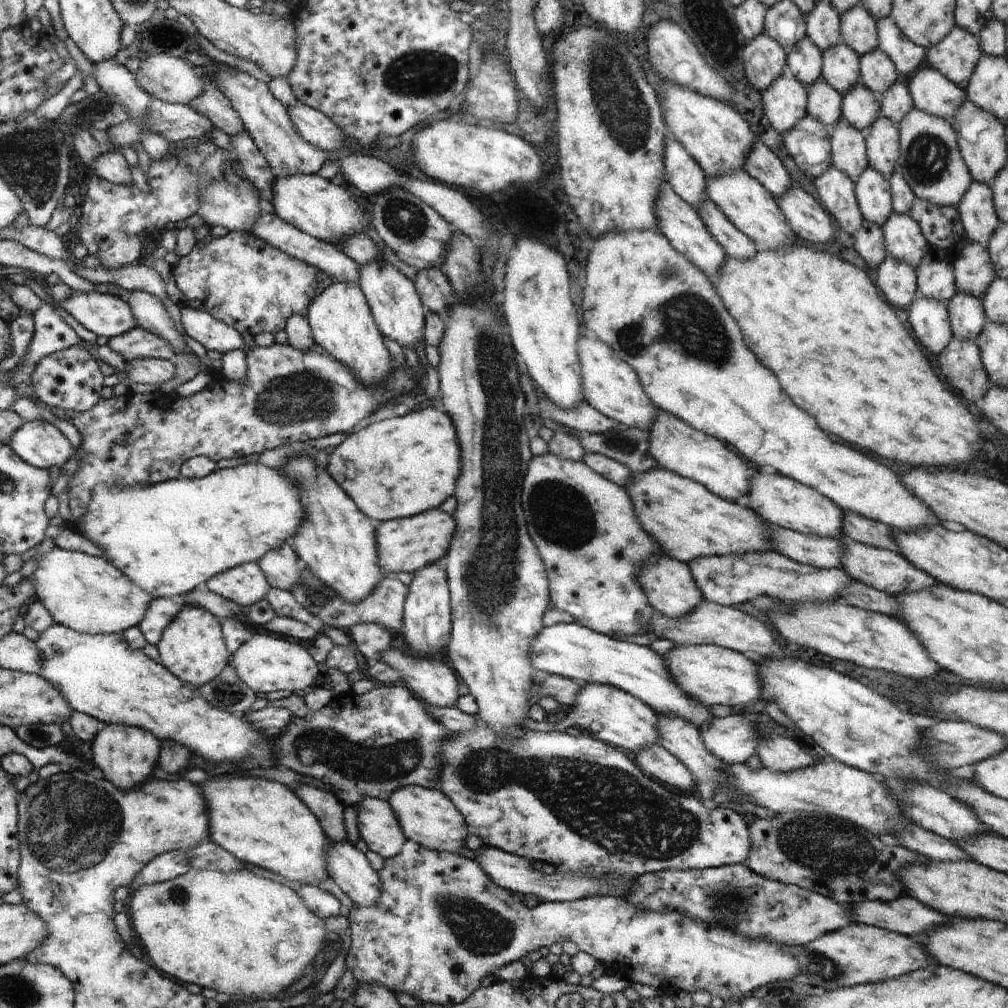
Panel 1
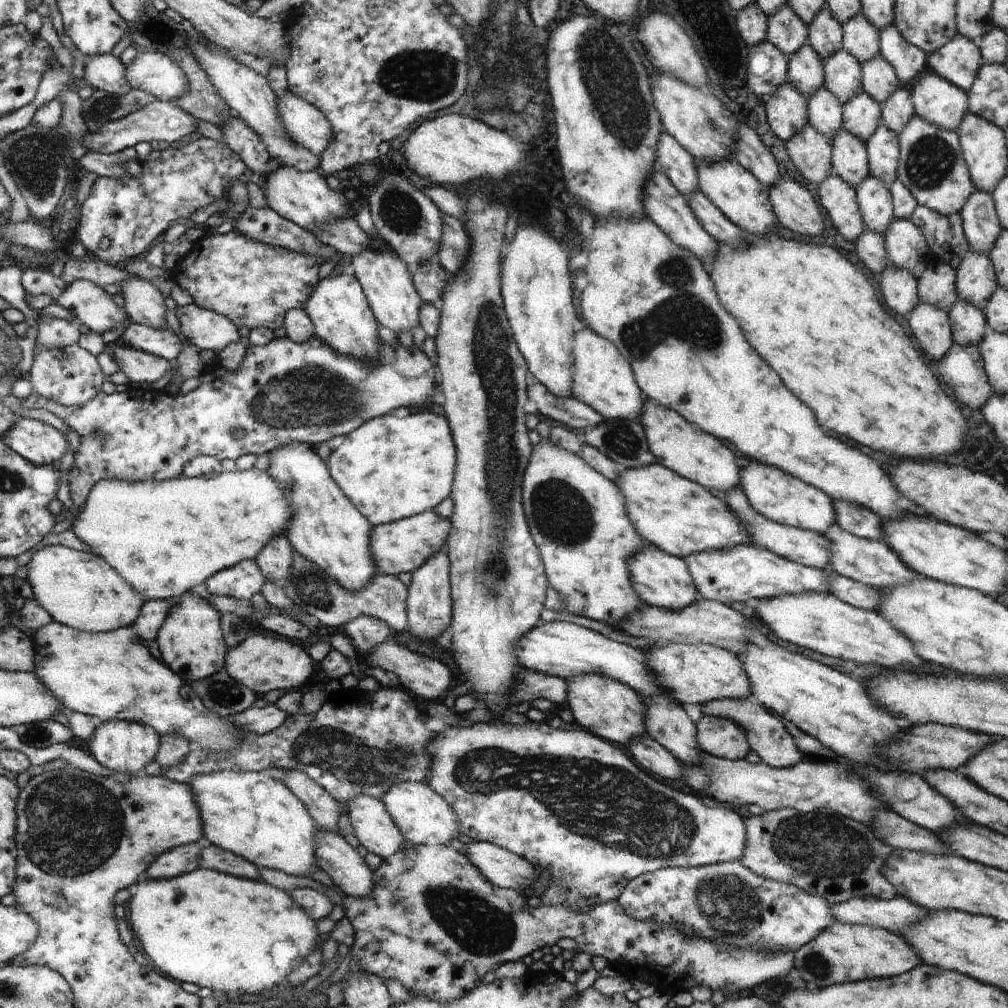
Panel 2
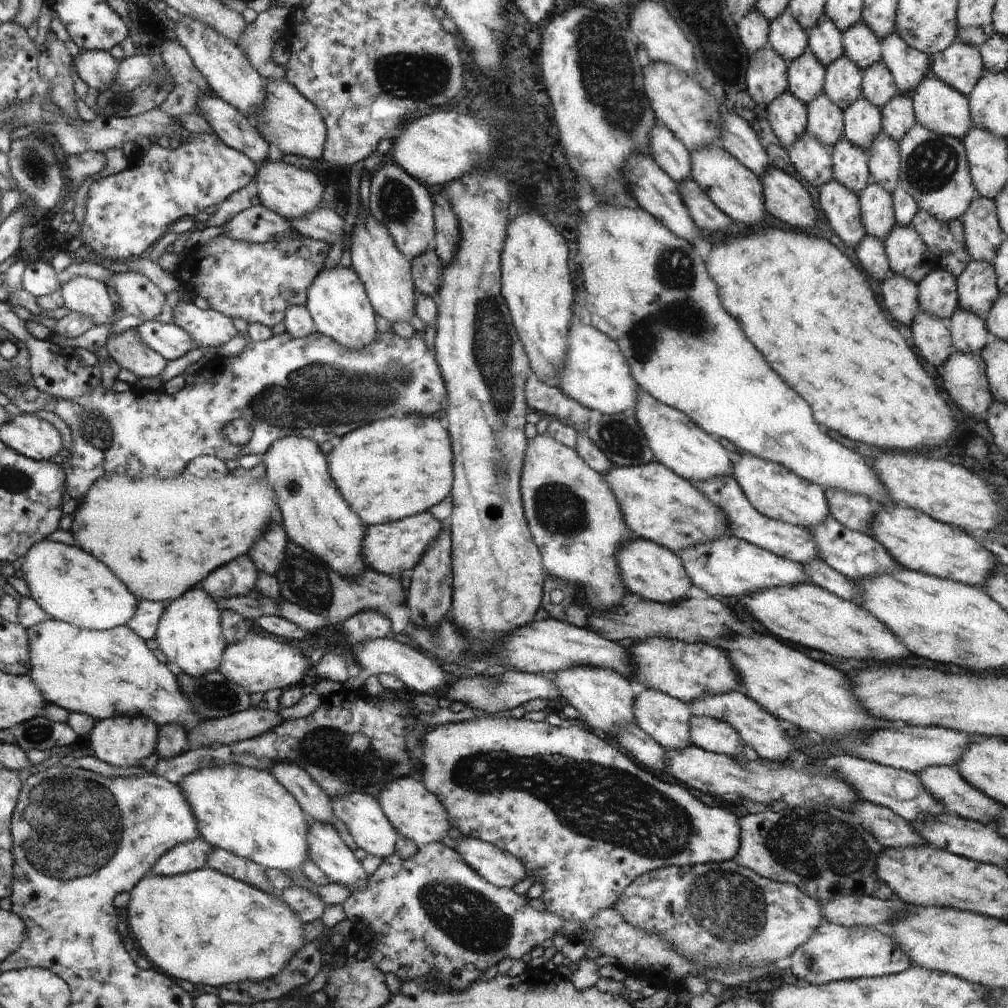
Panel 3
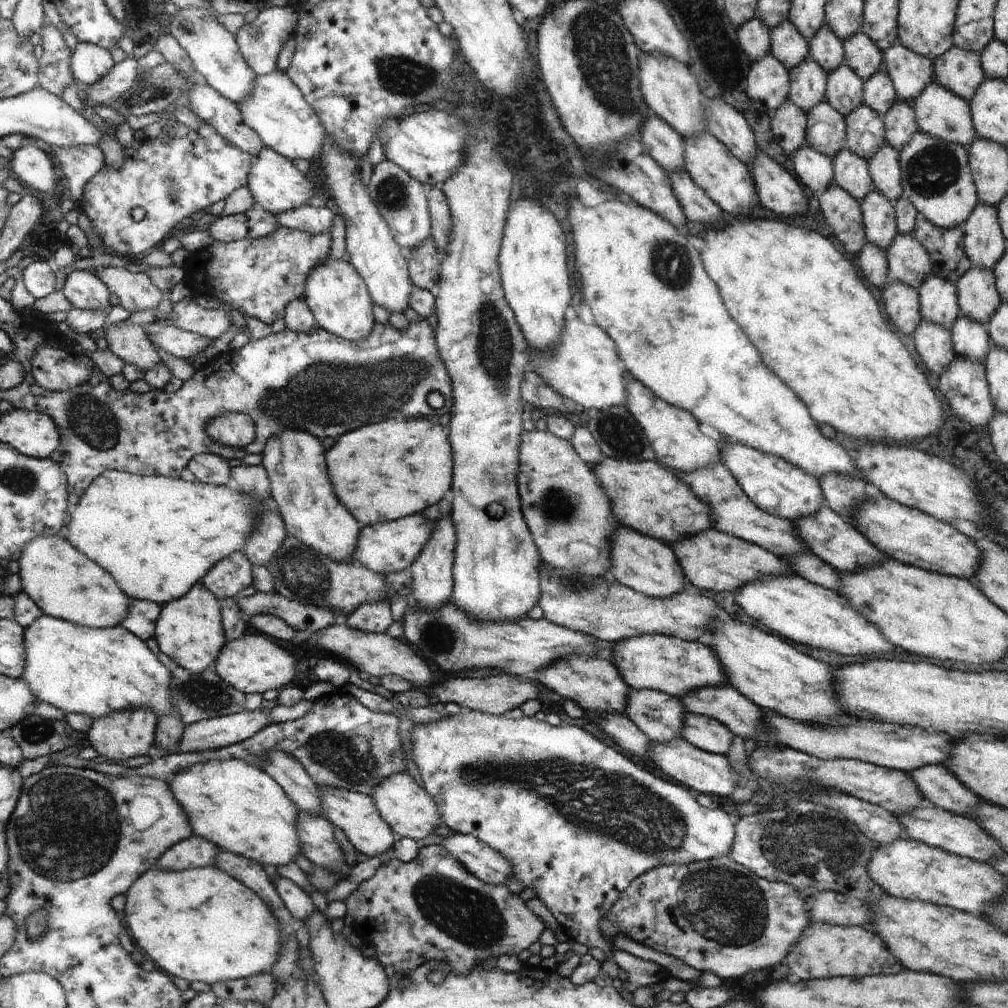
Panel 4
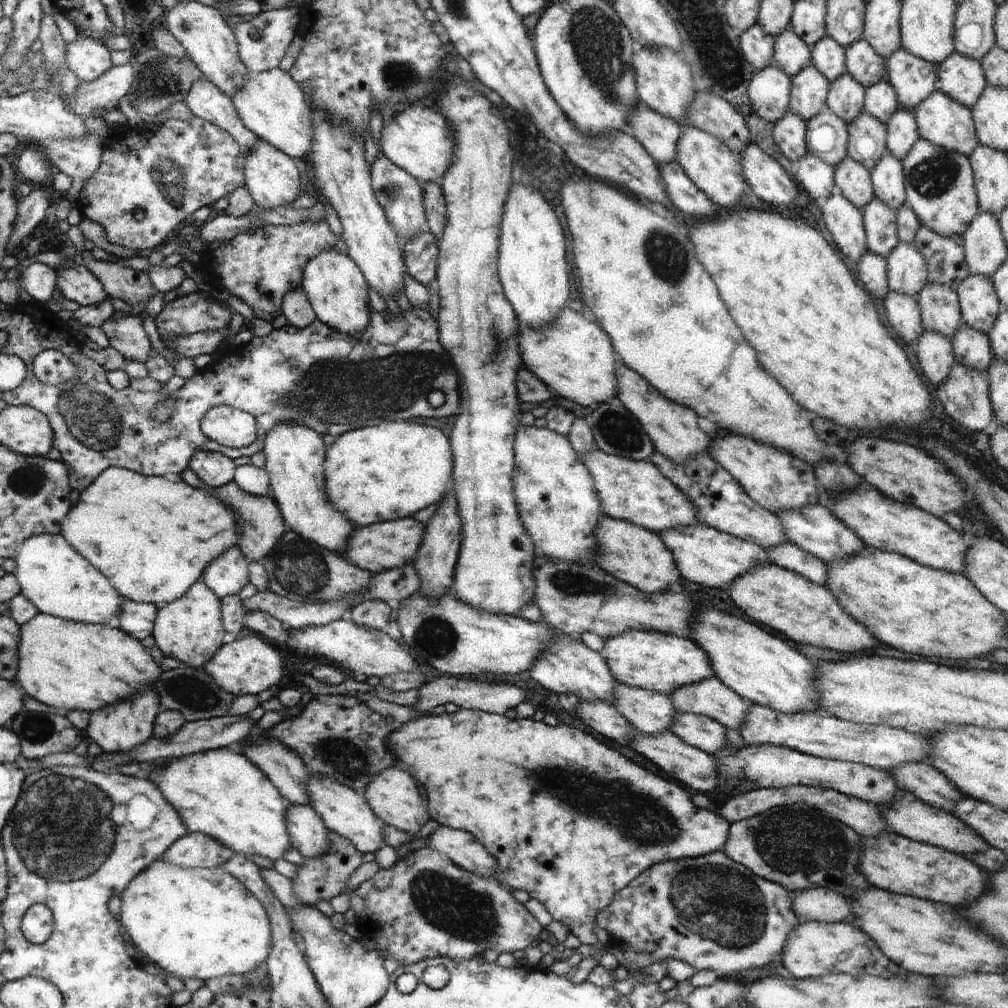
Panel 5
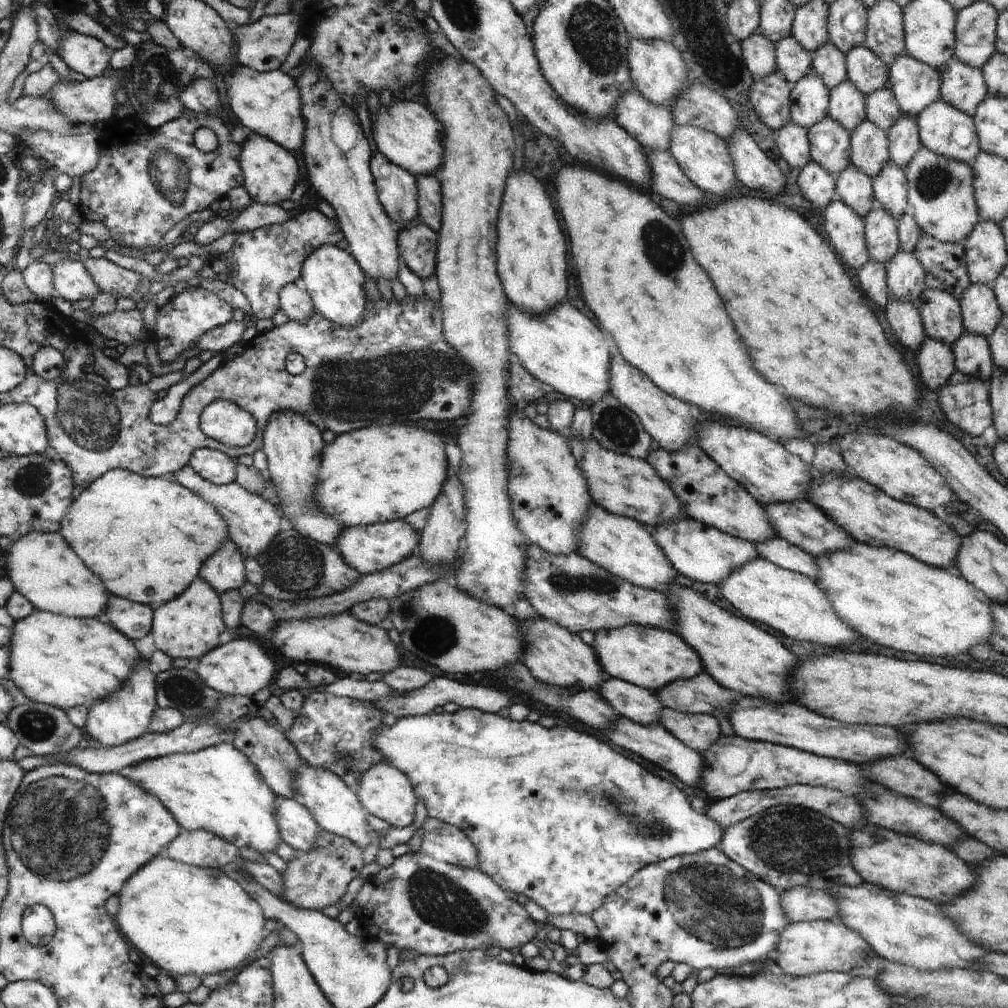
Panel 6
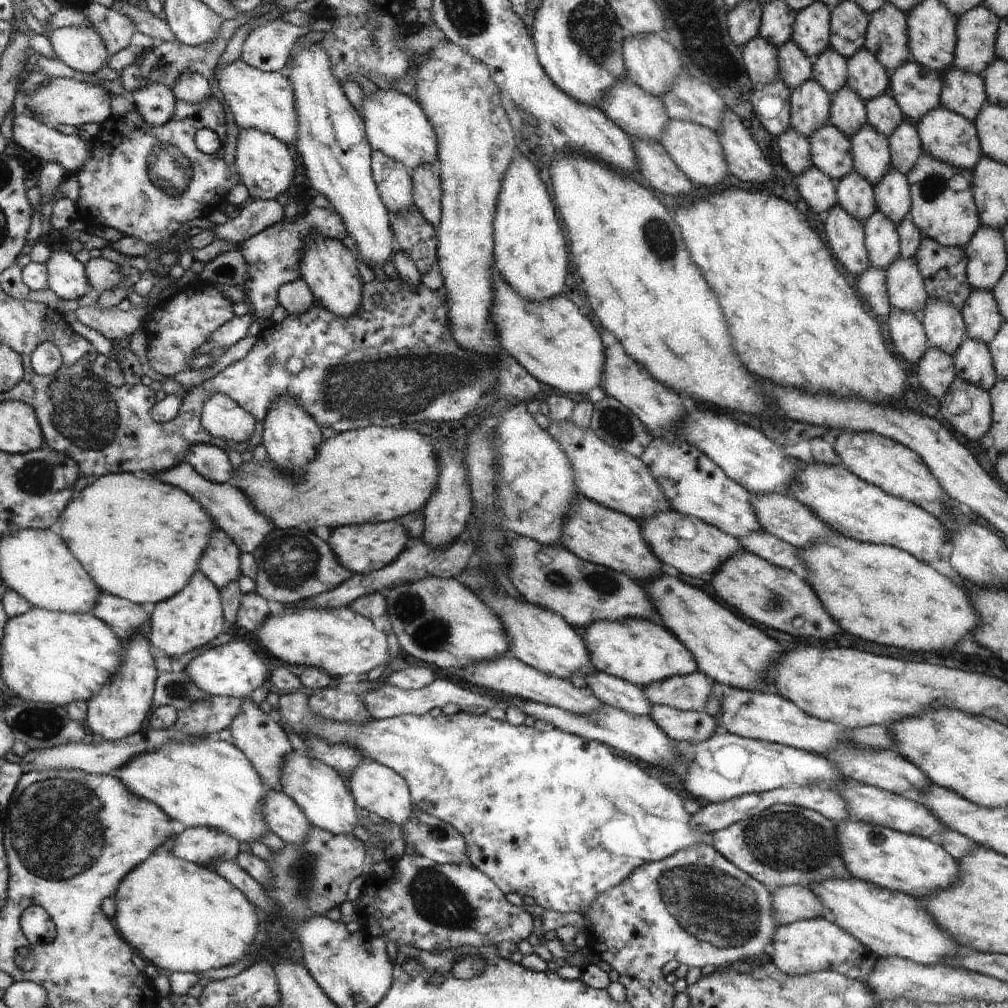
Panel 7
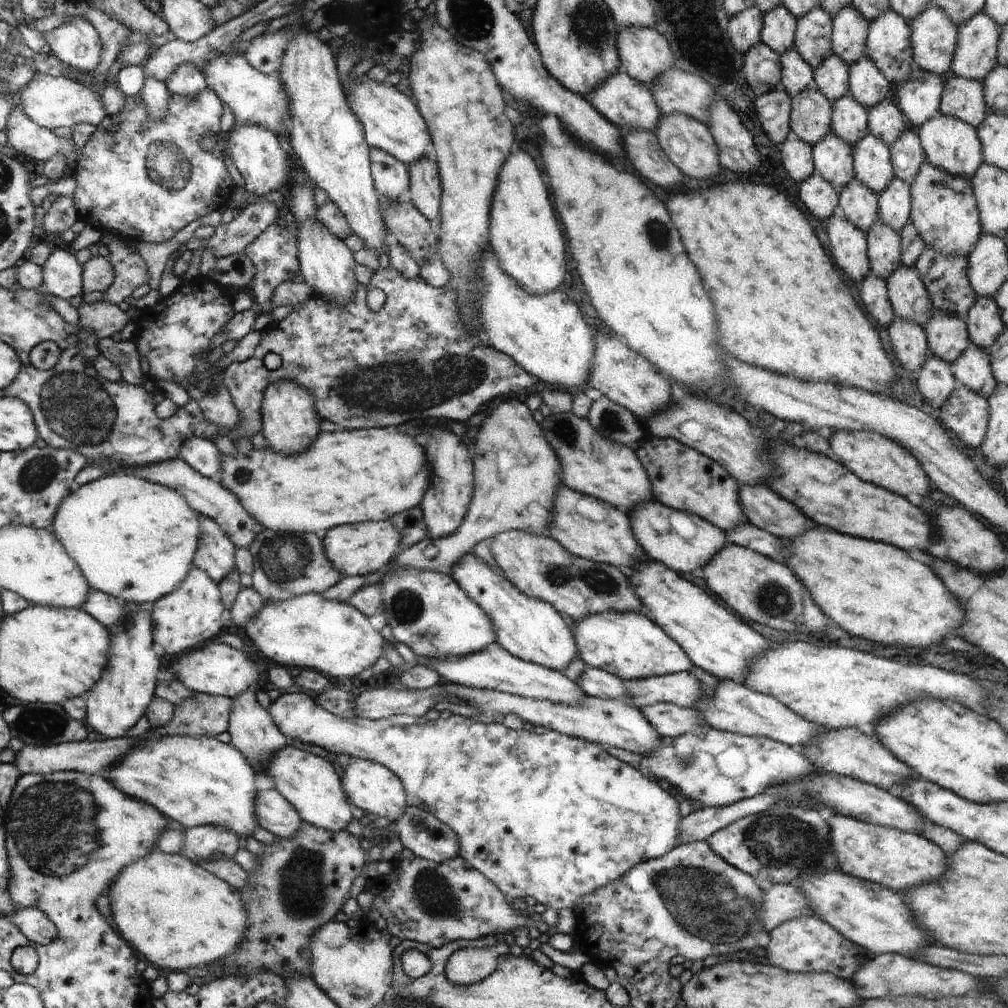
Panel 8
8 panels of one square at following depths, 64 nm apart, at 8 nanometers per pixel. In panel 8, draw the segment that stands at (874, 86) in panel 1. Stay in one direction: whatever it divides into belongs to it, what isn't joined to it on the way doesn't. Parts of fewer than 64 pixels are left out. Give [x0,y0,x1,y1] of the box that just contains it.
[866,97,908,148]

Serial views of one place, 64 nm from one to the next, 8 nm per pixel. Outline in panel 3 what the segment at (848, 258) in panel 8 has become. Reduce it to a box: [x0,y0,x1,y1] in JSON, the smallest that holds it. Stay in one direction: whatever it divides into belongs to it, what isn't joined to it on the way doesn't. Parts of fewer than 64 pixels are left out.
[813,179,866,248]

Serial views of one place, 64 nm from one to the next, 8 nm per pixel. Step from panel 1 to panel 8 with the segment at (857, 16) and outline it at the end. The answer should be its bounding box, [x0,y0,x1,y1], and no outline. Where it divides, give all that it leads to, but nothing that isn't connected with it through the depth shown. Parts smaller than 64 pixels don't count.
[847,56,891,110]

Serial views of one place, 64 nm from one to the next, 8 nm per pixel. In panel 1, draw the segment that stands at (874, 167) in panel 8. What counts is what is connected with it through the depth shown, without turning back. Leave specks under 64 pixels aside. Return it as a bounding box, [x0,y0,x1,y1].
[841,83,880,133]

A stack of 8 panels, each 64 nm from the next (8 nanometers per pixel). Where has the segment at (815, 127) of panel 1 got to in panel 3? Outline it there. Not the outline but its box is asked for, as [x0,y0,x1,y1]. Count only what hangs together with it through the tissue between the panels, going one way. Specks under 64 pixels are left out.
[786,134,832,189]

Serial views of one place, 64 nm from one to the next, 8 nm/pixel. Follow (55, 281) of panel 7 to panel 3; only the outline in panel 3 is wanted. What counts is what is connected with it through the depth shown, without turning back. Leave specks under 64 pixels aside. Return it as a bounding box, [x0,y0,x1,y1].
[60,276,115,325]

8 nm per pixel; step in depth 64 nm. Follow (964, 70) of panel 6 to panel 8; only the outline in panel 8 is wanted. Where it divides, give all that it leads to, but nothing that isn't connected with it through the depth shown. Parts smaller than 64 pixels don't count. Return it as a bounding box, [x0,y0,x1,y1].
[938,73,987,129]

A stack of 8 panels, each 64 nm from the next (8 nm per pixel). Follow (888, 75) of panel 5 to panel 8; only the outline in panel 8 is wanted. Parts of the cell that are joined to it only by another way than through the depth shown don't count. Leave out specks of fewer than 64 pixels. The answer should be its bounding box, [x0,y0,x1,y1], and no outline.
[890,65,944,130]

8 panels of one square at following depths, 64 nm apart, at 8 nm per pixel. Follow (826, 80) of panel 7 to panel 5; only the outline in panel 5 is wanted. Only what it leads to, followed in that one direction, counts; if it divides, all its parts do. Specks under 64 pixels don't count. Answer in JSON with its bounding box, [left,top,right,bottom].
[808,35,845,83]

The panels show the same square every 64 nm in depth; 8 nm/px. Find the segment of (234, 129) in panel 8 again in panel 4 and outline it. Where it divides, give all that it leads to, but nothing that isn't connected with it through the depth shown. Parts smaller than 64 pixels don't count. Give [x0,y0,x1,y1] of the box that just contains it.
[246,145,314,215]

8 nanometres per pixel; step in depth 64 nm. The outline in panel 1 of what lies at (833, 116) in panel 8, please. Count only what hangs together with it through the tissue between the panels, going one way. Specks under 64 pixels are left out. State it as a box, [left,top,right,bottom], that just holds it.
[820,42,859,96]

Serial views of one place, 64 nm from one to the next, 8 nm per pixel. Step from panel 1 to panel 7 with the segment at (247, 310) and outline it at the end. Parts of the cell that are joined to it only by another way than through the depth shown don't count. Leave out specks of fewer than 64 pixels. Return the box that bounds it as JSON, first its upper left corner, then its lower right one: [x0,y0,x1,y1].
[237,206,348,320]

